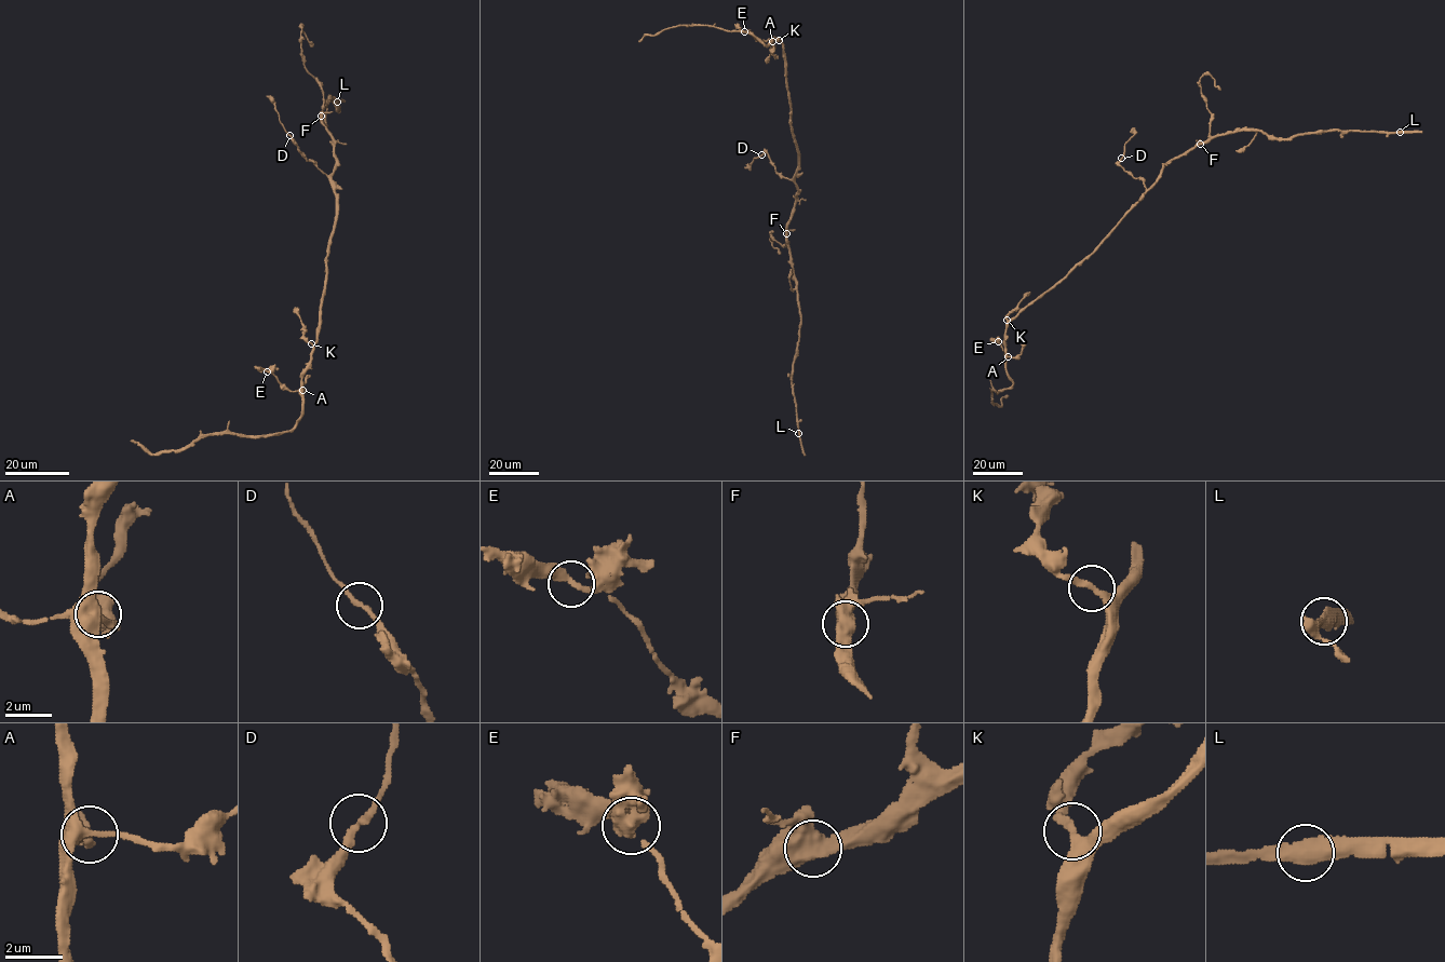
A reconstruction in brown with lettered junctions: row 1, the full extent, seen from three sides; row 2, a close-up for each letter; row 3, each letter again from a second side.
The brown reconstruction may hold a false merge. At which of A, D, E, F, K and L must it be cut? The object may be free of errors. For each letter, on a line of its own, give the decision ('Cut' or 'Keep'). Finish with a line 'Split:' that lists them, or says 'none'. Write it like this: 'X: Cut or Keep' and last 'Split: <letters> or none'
A: Keep
D: Keep
E: Keep
F: Keep
K: Keep
L: Keep
Split: none

